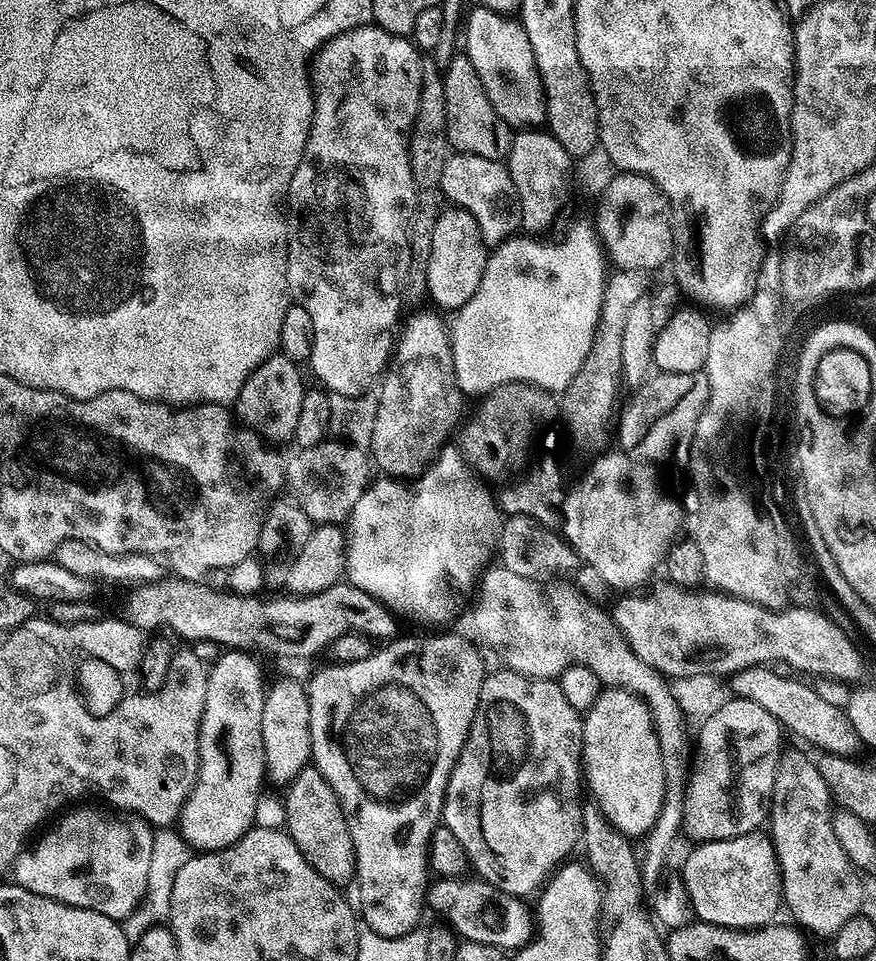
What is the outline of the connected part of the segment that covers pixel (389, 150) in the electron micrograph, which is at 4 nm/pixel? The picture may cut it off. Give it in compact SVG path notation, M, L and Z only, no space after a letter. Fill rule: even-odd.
M369 22L359 28L351 28L334 38L330 38L317 50L310 61L310 79L312 81L312 125L306 138L306 150L294 178L290 178L288 198L286 201L286 219L288 221L288 291L291 299L297 304L306 306L310 319L314 321L314 350L310 367L321 380L329 393L337 392L345 396L363 396L372 388L371 384L381 379L382 373L389 367L390 357L394 351L394 336L388 331L401 319L399 295L384 296L384 288L391 286L395 280L403 281L409 275L409 232L416 214L416 192L414 174L411 173L408 157L409 137L412 134L416 112L419 110L421 89L426 77L420 70L421 49L417 48L407 36L395 36L379 25Z

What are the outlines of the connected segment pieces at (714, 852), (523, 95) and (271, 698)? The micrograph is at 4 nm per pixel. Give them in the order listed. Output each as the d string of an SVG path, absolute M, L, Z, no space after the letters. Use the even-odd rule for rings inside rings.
M757 830L747 832L738 838L725 840L705 840L684 860L682 879L688 891L688 902L692 906L695 919L702 924L713 924L723 928L761 928L771 923L776 911L781 911L780 867L776 861L776 851L771 835Z
M483 6L469 7L466 12L468 21L464 24L463 51L470 58L470 66L474 66L474 74L478 74L478 82L482 82L482 90L486 90L486 98L490 98L490 106L513 130L531 128L545 123L544 87L542 78L534 62L534 50L530 50L530 38L526 38L526 30L515 15L495 12Z
M284 676L267 685L262 706L262 750L264 770L269 781L287 786L312 758L310 742L310 702L303 683Z

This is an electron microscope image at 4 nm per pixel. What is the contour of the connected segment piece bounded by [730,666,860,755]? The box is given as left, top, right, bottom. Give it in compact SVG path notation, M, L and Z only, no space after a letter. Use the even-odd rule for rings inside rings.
M753 666L731 673L730 692L733 697L766 706L766 710L774 714L781 727L814 744L820 748L819 751L853 755L857 746L860 746L860 737L853 731L847 713L841 707L820 698L811 683L806 684L798 679L800 678L796 676L781 676L768 666Z

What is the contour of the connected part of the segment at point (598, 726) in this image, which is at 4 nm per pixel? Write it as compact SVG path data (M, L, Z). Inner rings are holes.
M608 686L600 693L592 709L582 720L582 776L586 788L592 791L591 799L606 814L606 818L629 838L651 833L658 814L664 805L664 775L662 754L652 716L643 700L625 688Z

